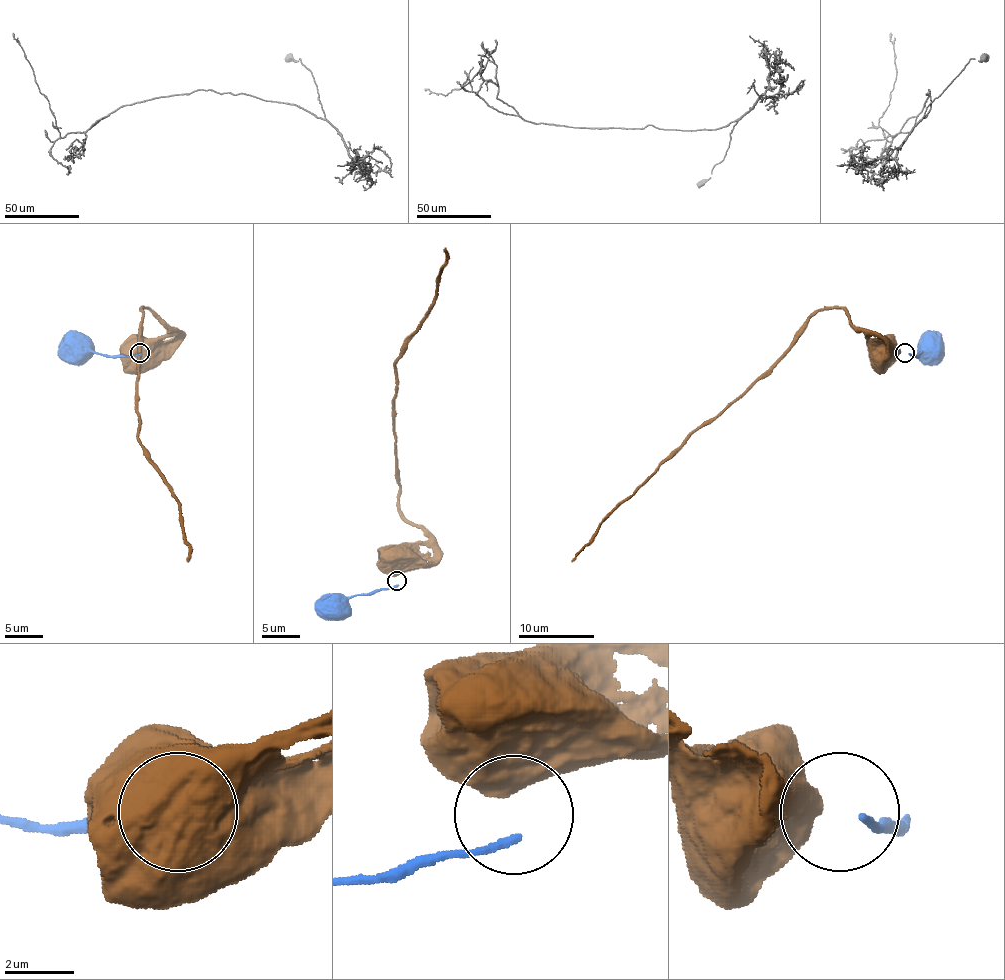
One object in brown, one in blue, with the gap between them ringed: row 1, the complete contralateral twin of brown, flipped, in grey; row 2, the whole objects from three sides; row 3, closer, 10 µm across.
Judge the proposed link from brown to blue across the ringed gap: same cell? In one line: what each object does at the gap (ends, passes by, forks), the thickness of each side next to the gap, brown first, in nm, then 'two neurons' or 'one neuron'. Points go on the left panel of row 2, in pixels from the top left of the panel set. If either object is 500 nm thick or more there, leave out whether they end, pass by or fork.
800/220 nm | two neurons

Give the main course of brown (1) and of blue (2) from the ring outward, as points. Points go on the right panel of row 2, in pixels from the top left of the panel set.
1: (900, 353), (883, 349)
2: (908, 353), (917, 356), (923, 351), (936, 349)

